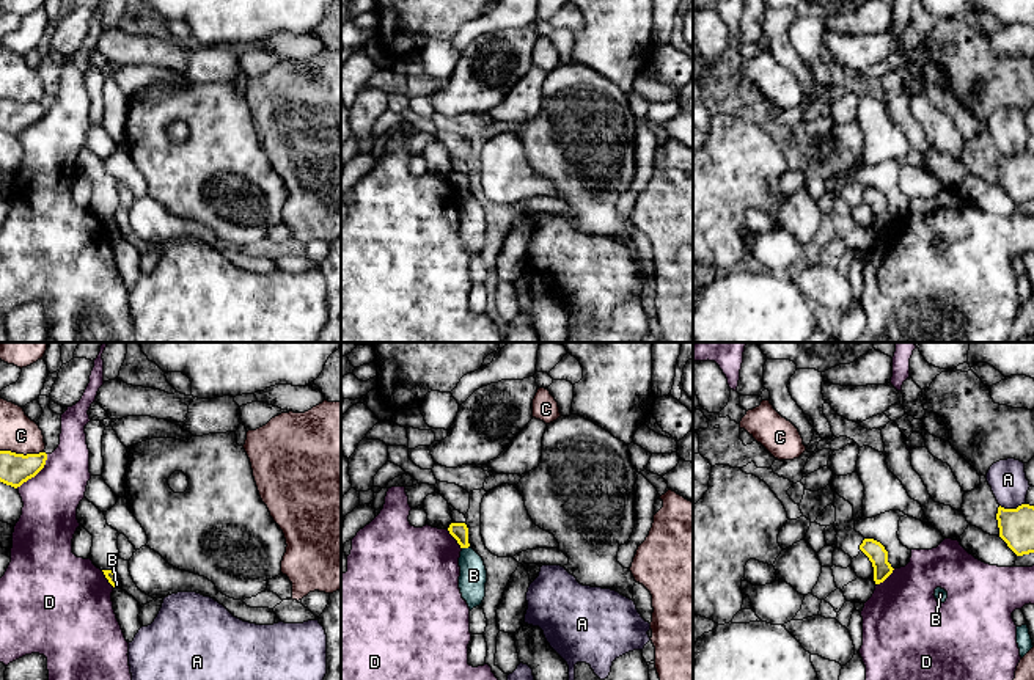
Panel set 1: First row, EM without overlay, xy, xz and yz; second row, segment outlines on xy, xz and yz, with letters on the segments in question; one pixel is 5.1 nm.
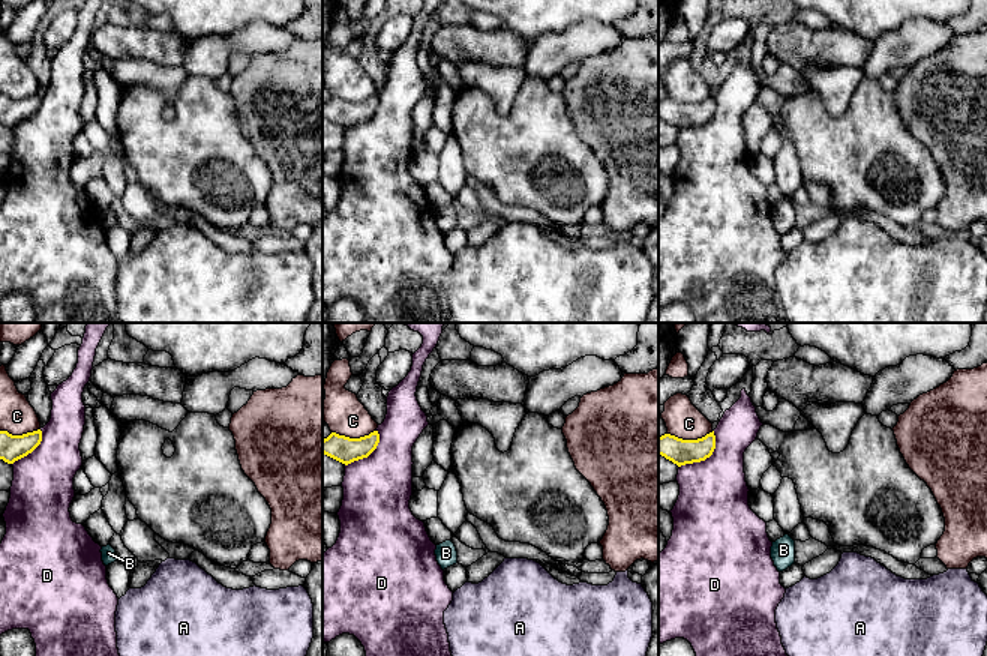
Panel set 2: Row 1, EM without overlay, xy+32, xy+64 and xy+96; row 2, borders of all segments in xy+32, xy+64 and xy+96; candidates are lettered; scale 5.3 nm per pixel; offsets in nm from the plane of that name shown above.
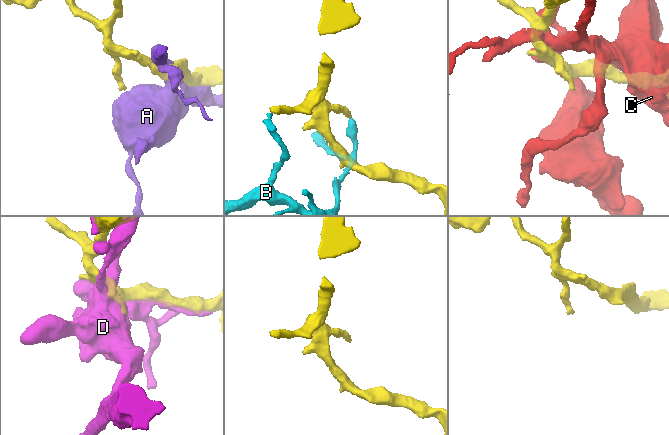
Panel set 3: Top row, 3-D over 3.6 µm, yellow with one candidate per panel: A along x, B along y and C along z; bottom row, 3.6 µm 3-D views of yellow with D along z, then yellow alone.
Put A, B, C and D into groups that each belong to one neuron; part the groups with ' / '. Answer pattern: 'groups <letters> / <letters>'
groups A / B / C / D

